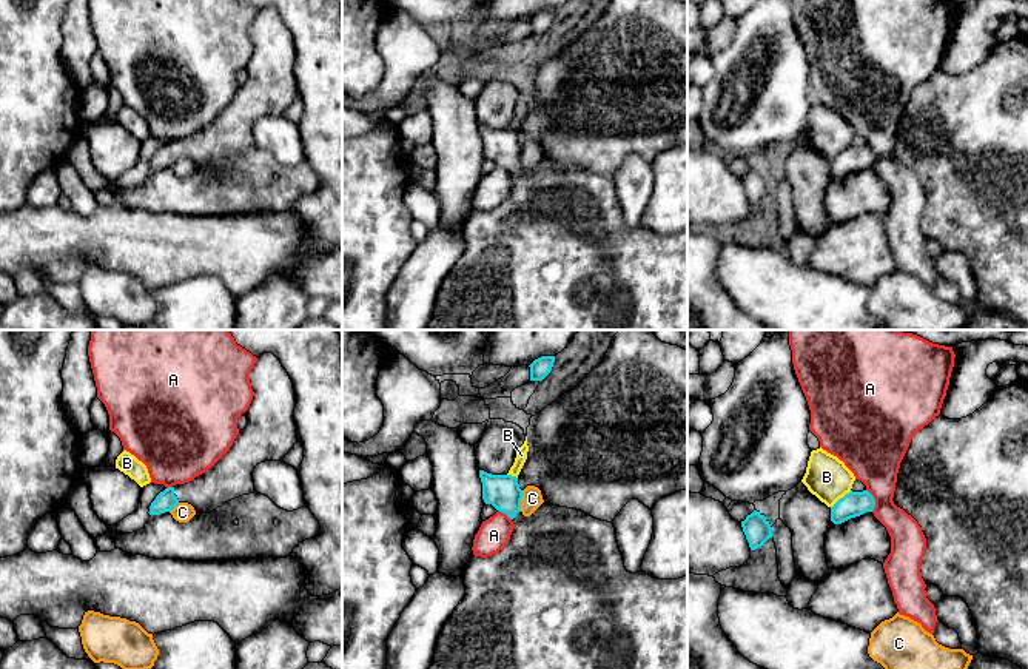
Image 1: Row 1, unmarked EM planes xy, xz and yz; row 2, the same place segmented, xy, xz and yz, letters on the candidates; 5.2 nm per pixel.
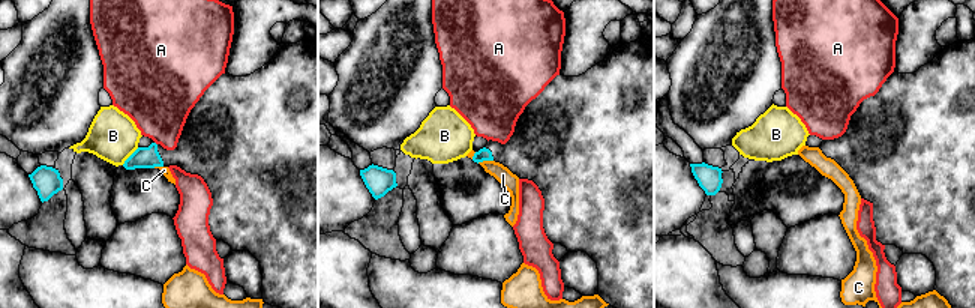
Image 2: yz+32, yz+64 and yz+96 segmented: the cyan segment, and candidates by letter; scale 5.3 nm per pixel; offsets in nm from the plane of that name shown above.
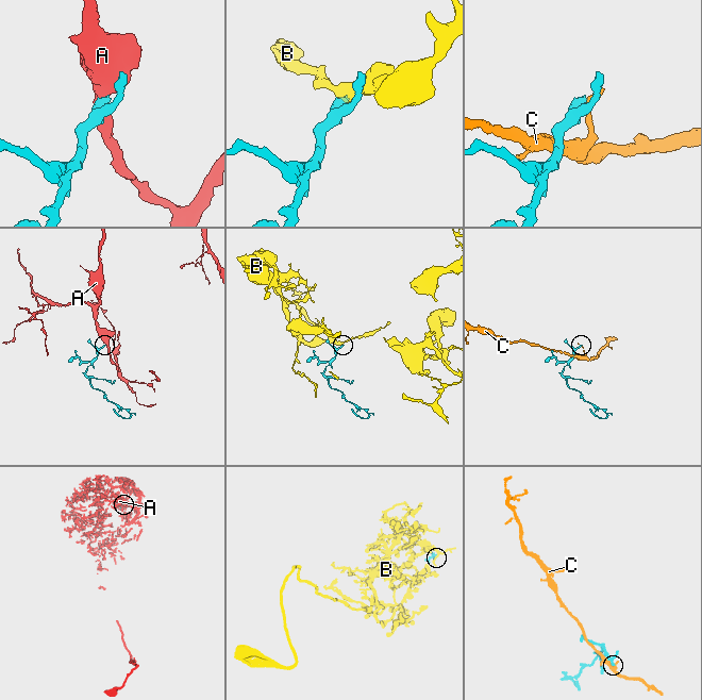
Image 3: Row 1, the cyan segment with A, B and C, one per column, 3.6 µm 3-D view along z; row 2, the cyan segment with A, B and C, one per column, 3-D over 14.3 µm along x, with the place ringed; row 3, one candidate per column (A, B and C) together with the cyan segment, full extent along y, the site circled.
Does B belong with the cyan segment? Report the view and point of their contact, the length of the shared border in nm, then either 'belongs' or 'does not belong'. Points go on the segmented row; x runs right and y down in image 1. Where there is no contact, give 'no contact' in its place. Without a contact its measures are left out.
meets cyan in yz at (840, 498); contact 140 nm long; does not belong

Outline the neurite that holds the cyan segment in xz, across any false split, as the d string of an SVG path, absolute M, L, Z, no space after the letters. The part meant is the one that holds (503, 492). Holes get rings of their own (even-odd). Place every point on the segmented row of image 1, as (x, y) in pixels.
M479 470L482 499L513 521L509 544L498 553L472 556L462 573L465 595L441 629L428 669L687 669L687 577L658 580L646 572L630 573L624 567L612 523L596 519L581 510L543 503L530 516L521 512L522 490L512 475Z

